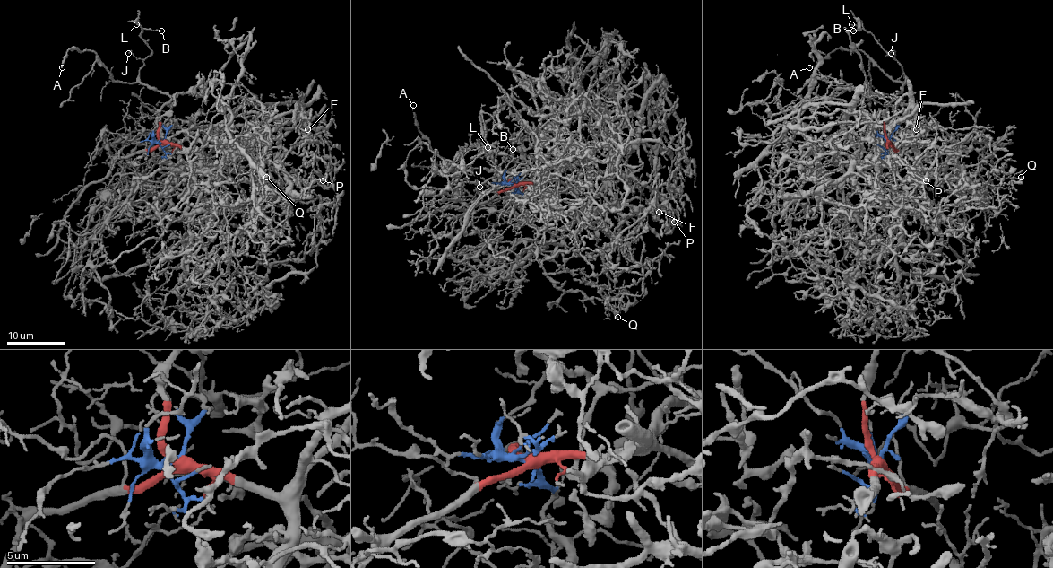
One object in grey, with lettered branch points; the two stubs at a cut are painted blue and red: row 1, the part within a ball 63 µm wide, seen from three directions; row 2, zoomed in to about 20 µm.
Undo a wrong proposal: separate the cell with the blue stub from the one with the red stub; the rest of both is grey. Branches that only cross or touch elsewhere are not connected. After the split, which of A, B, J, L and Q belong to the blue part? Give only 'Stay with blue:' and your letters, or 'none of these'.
Stay with blue: Q

